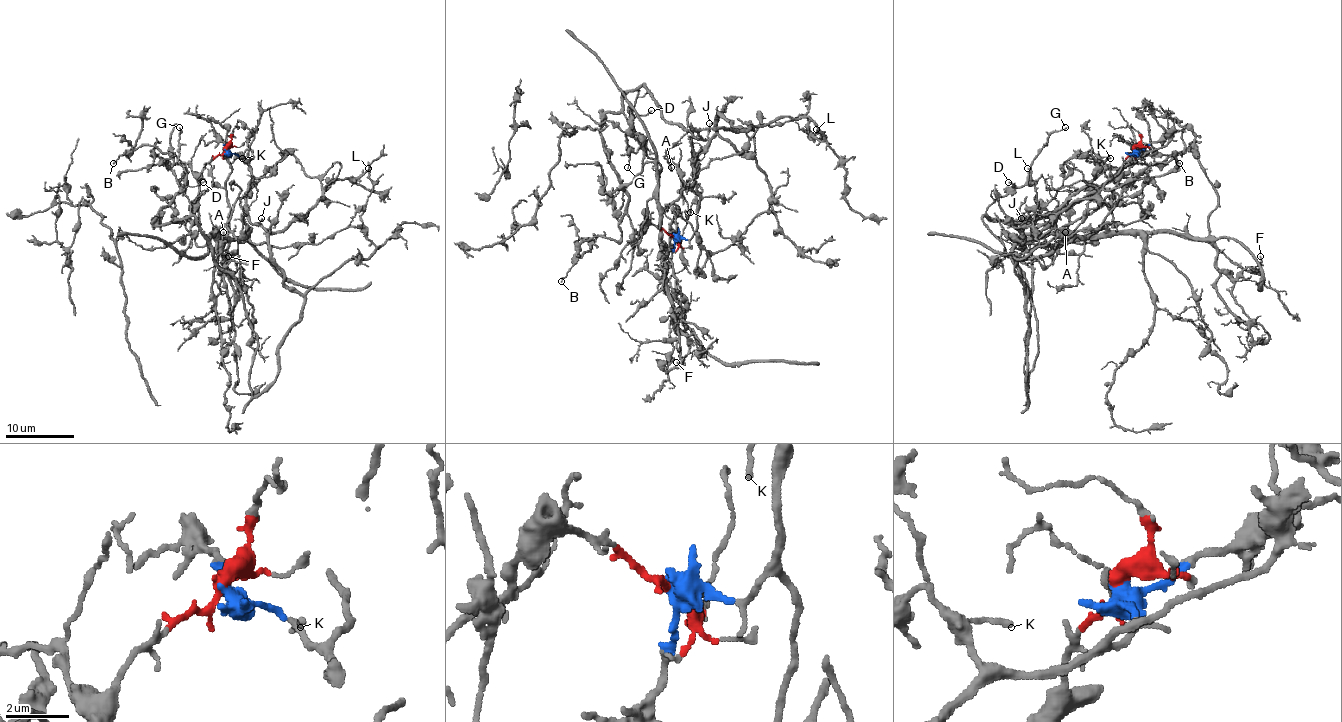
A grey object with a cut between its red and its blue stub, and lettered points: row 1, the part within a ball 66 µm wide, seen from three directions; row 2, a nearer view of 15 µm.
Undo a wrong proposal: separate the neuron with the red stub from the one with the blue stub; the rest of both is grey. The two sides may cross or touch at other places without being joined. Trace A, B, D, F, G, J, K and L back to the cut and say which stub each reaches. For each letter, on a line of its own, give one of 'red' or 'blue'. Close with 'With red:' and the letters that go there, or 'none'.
A: red
B: blue
D: blue
F: red
G: blue
J: blue
K: blue
L: blue
With red: A, F

